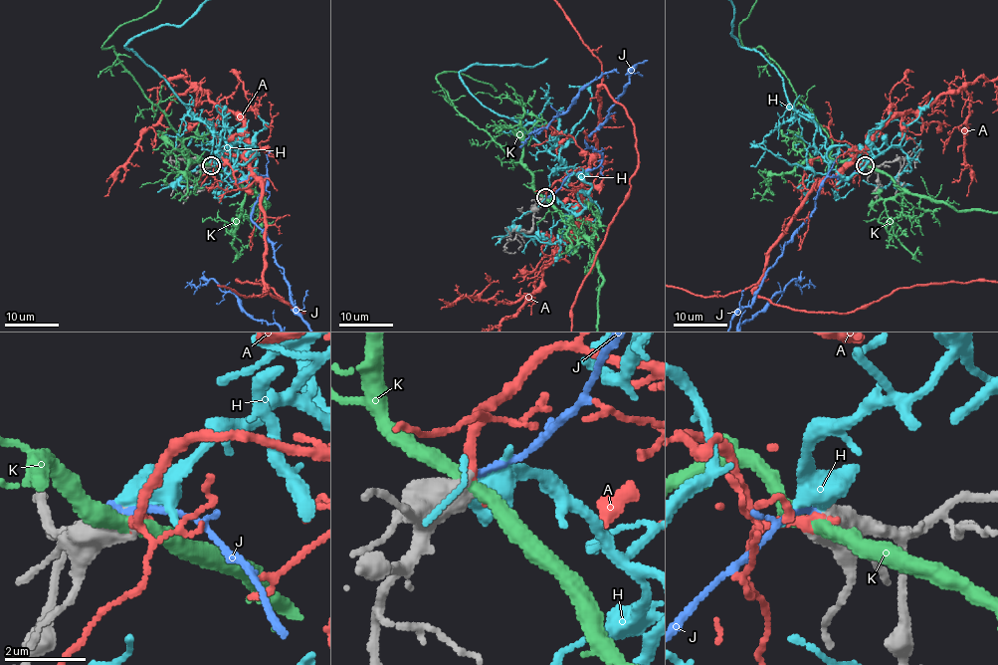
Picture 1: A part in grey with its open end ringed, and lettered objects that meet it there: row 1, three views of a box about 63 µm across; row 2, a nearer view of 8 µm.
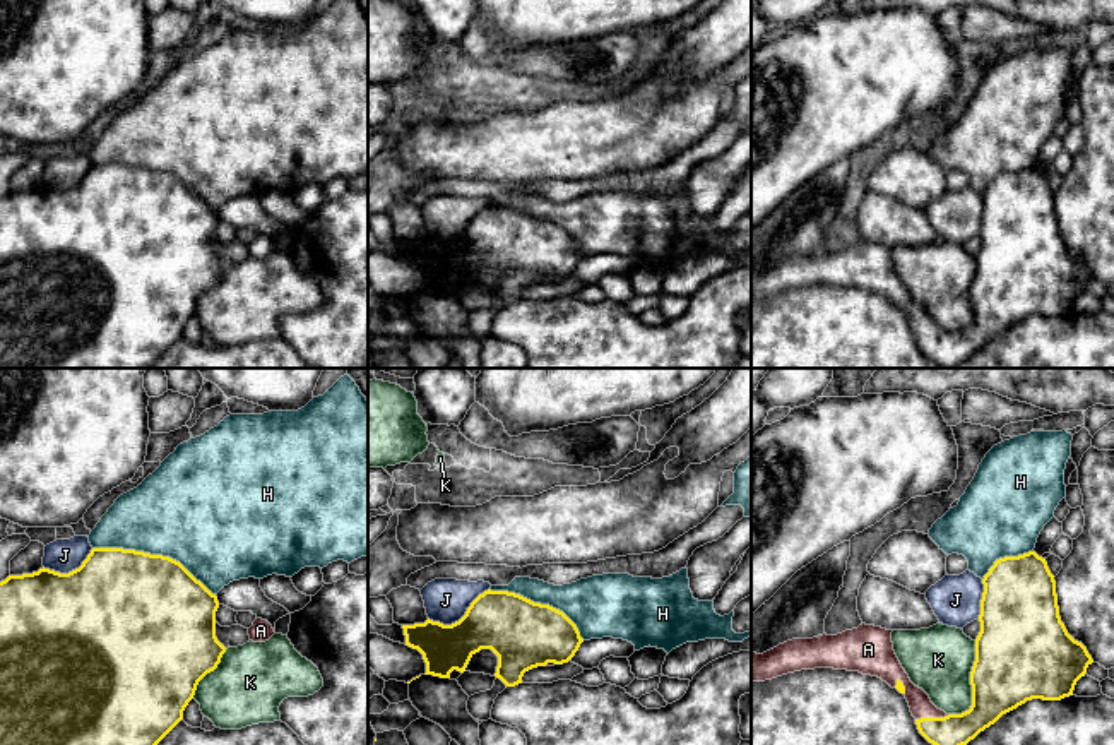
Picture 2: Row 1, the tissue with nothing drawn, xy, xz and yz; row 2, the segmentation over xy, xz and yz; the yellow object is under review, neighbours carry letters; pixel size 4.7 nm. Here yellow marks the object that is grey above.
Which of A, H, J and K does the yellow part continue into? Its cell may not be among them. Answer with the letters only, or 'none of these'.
A

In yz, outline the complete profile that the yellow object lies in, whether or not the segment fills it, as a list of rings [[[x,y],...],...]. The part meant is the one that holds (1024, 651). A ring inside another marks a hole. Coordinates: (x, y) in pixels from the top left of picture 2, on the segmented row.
[[[1035,551],[999,558],[984,575],[982,584],[981,632],[975,639],[975,661],[970,671],[972,706],[962,714],[946,714],[938,709],[929,695],[910,682],[893,651],[893,630],[866,623],[837,635],[792,639],[763,654],[751,653],[751,682],[815,668],[878,676],[905,695],[919,733],[933,745],[967,745],[1003,714],[1027,700],[1061,700],[1073,695],[1076,682],[1085,676],[1093,659],[1061,622],[1056,581],[1046,558]]]

